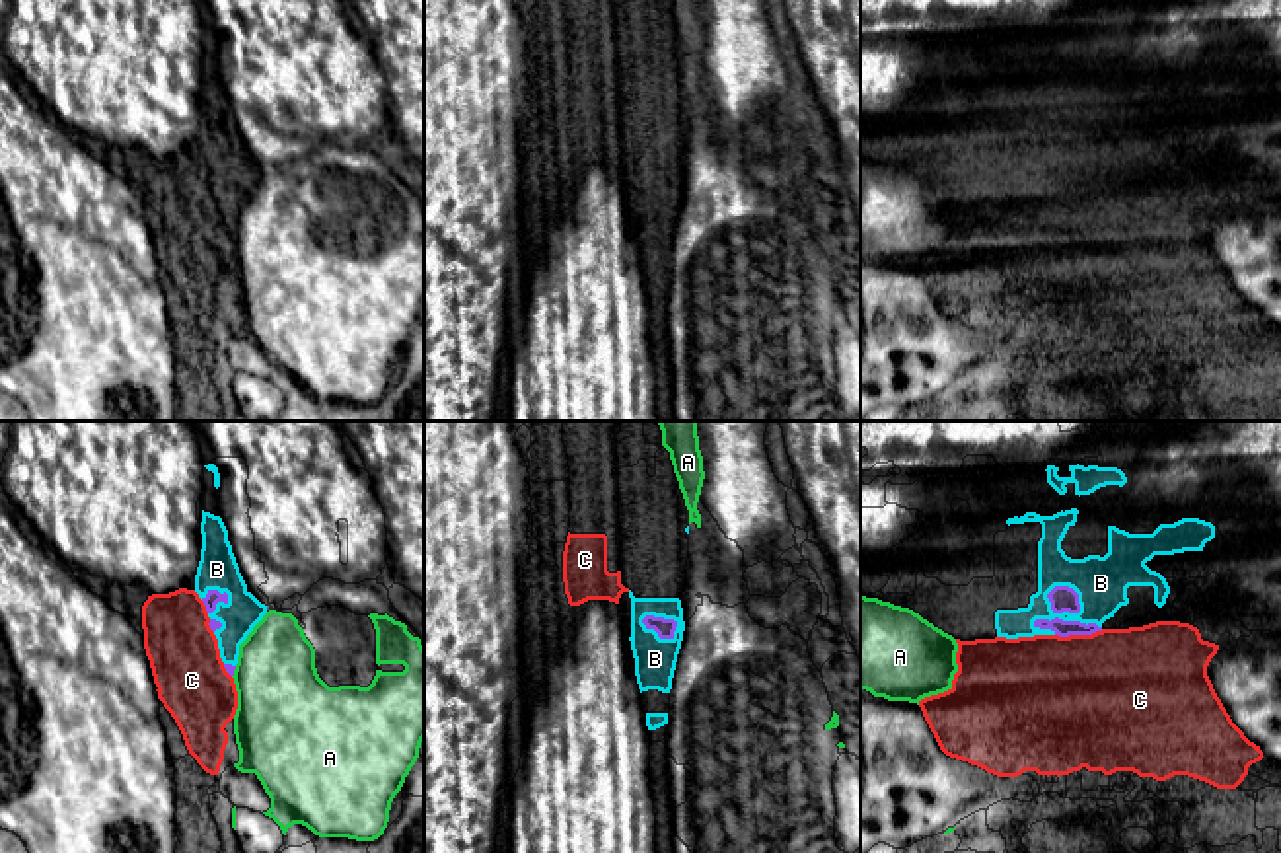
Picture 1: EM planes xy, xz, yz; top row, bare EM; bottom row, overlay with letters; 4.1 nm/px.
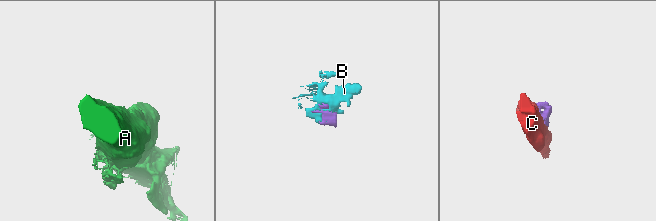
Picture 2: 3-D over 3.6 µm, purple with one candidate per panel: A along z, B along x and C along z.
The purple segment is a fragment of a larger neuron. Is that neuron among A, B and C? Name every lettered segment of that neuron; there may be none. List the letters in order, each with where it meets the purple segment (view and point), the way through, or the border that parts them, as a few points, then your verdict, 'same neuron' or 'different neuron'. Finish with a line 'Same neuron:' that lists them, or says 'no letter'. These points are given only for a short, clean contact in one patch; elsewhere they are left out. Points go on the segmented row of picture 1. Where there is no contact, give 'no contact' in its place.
A: xy (232, 672) | along xy (236, 667), (232, 676) | different neuron
B: yz (1067, 622) | same neuron
C: yz (1079, 633) | same neuron
Same neuron: B, C

